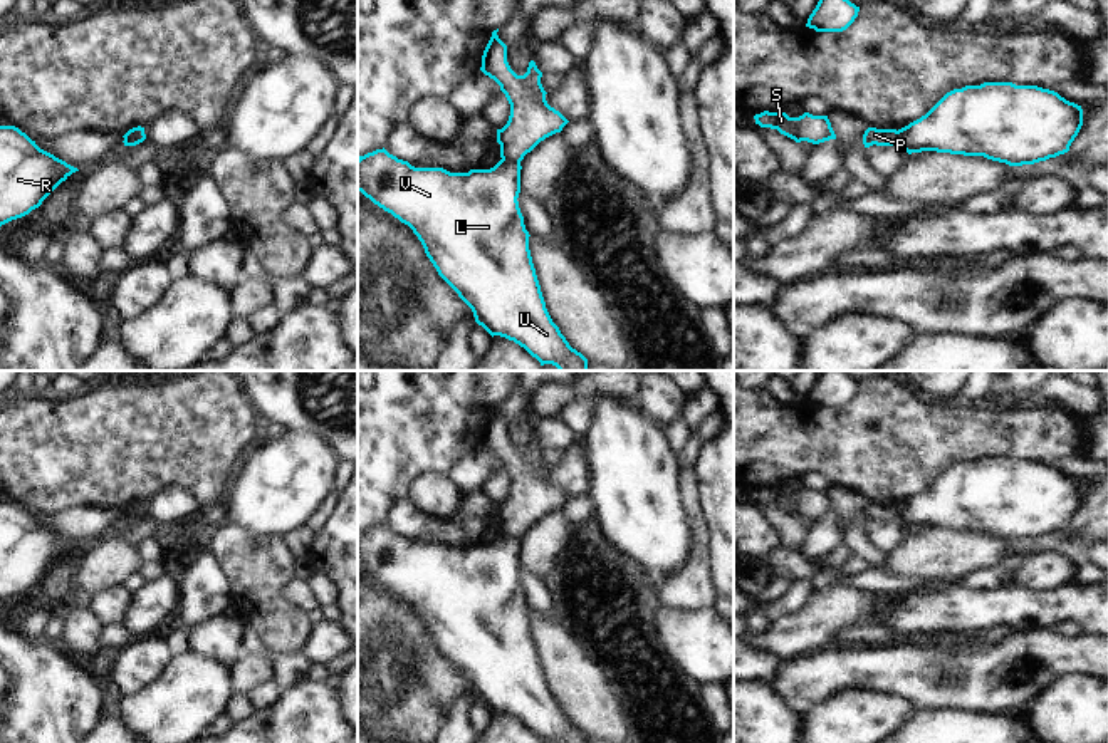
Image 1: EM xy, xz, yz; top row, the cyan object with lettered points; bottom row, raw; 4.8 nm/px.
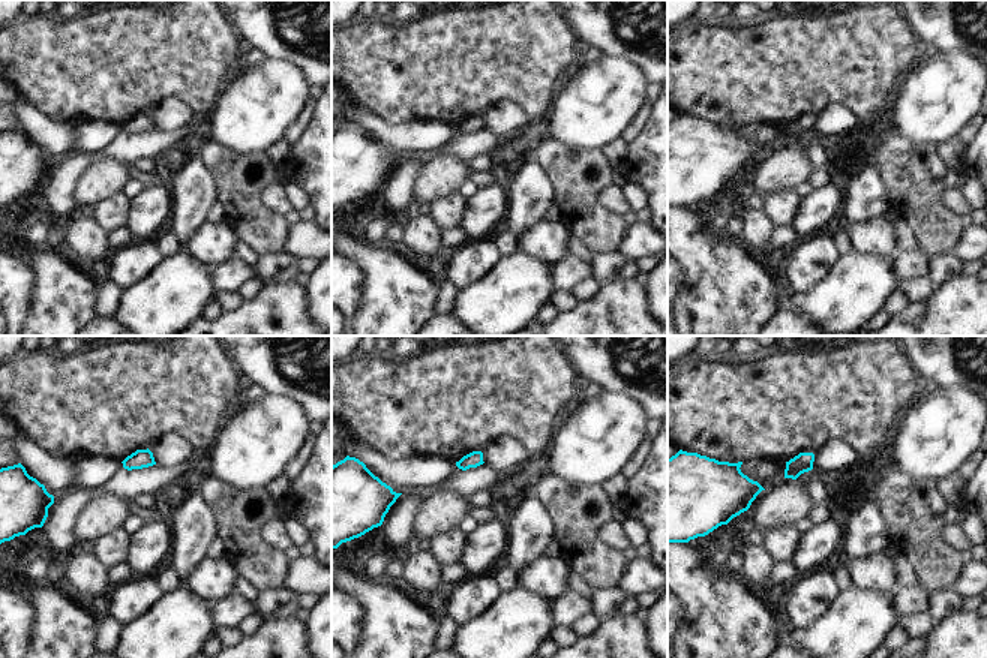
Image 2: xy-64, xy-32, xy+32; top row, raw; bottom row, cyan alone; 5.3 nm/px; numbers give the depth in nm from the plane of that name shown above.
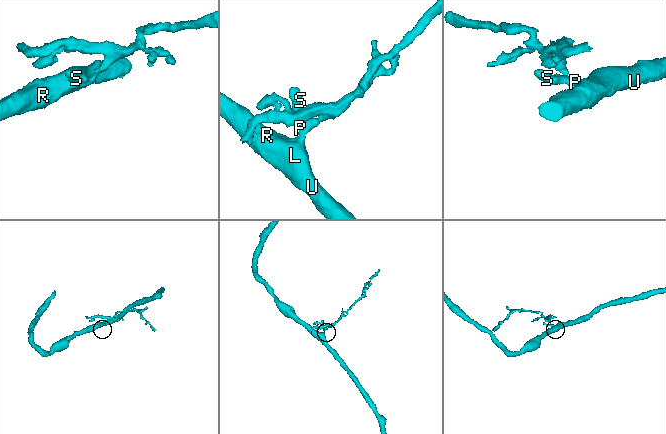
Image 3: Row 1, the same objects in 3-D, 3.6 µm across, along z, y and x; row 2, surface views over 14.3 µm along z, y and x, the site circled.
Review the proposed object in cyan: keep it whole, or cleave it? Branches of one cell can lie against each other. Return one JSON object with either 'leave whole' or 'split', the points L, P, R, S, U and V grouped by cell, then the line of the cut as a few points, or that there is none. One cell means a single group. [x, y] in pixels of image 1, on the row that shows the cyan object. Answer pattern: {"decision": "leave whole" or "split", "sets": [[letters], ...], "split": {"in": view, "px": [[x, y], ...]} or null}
{"decision": "split", "sets": [["L", "R", "U", "V"], ["P", "S"]], "split": {"in": "xz", "px": [[502, 158], [519, 163]]}}

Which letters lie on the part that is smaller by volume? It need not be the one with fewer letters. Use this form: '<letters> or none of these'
P, S

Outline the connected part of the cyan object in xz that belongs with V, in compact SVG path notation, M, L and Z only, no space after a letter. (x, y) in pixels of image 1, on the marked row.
M384 148L358 158L358 191L374 205L408 225L421 242L438 275L472 309L475 322L492 337L500 335L524 347L541 366L552 364L559 371L588 371L588 359L572 349L552 322L541 292L529 250L529 231L519 208L520 163L500 159L490 169L450 173L443 168L415 168Z

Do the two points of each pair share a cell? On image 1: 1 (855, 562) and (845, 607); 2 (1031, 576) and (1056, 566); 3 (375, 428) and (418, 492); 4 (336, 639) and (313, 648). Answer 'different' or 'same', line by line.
1: different
2: same
3: different
4: same

